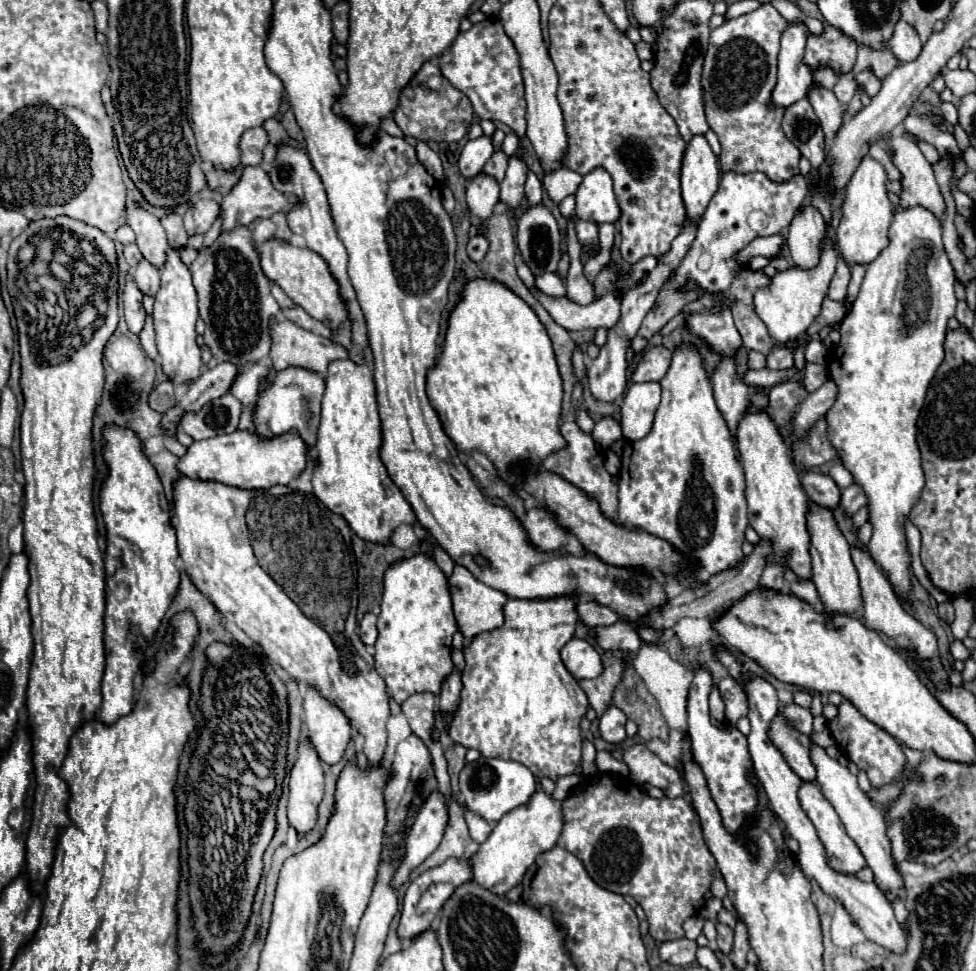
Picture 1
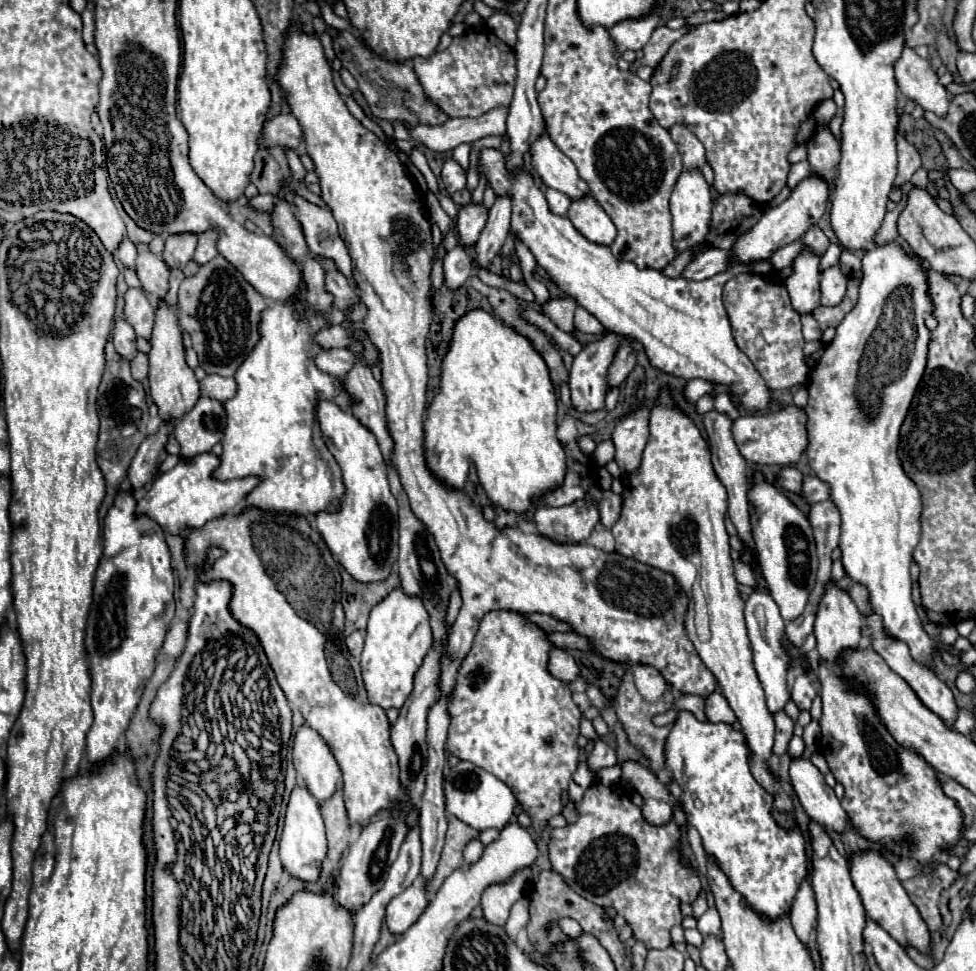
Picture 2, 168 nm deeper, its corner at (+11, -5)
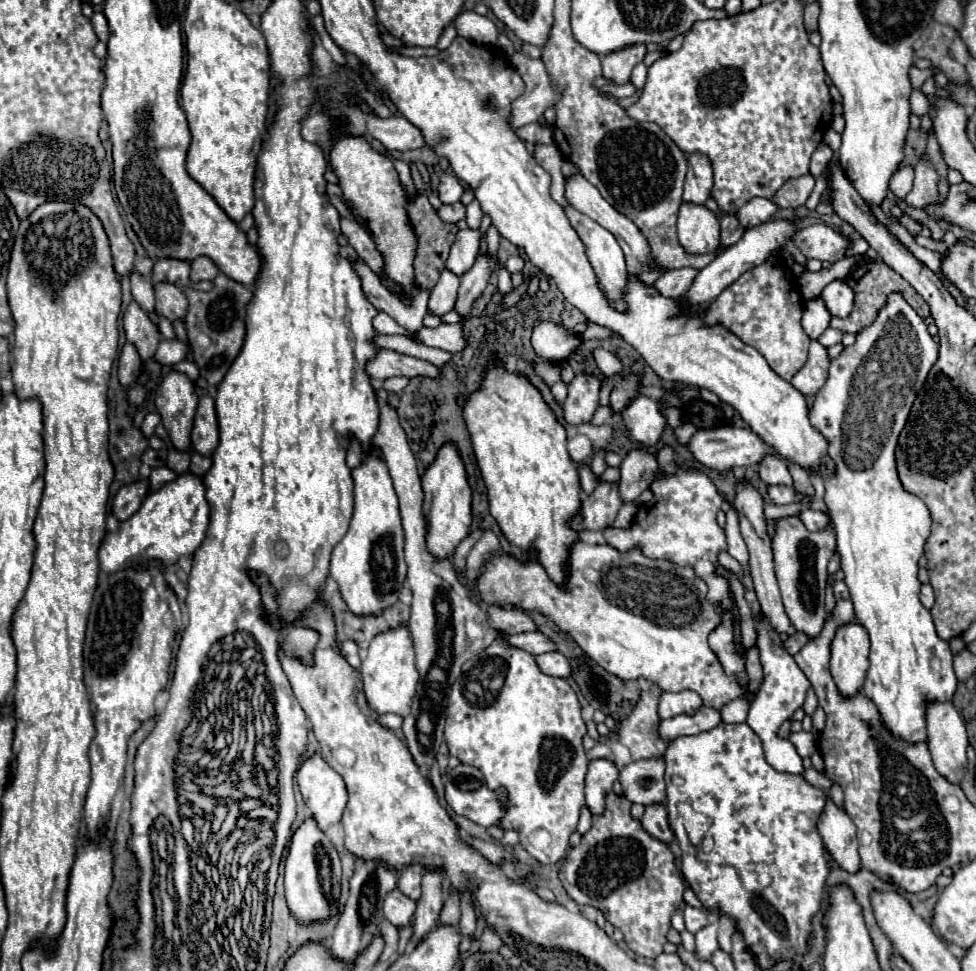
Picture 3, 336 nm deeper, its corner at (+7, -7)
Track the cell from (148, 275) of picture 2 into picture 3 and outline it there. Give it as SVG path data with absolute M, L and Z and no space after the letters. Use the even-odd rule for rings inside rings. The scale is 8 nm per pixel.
M159 283L155 285L155 299L157 299L157 311L167 317L171 323L173 321L185 321L187 315L187 297L183 295L181 289L169 283Z

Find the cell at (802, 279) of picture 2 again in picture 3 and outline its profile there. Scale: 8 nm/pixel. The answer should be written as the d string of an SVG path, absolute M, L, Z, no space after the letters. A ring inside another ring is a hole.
M811 299L807 301L807 307L803 311L803 331L807 333L809 339L817 341L821 337L821 333L829 327L831 315L825 309L821 299Z

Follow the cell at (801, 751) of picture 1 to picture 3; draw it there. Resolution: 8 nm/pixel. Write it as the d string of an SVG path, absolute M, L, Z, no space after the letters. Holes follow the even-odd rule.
M827 799L827 805L819 819L819 833L831 859L841 869L845 869L847 873L857 873L861 869L855 823L831 799Z

